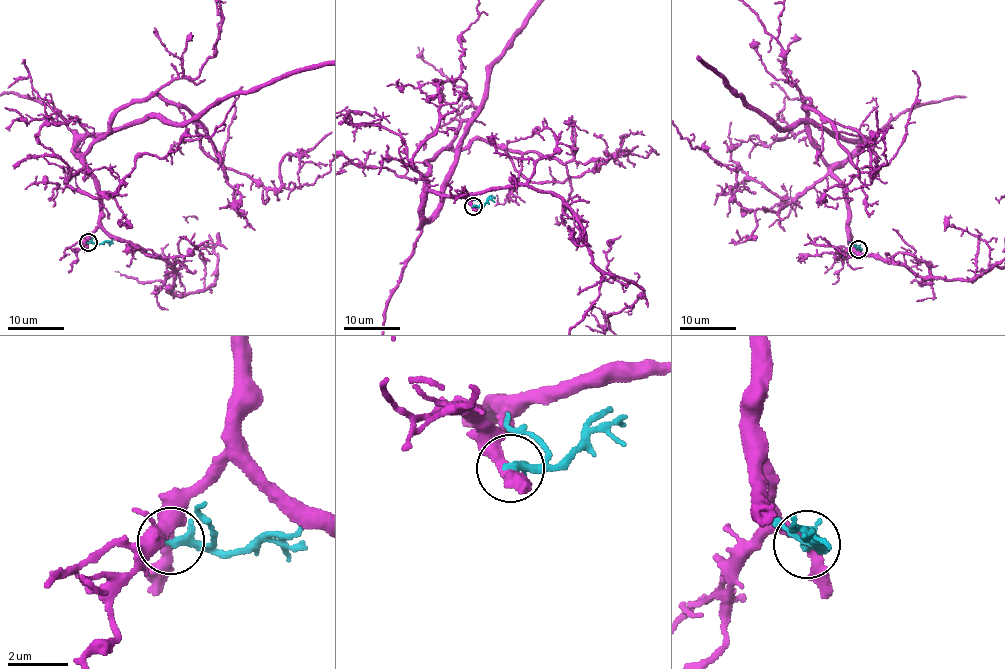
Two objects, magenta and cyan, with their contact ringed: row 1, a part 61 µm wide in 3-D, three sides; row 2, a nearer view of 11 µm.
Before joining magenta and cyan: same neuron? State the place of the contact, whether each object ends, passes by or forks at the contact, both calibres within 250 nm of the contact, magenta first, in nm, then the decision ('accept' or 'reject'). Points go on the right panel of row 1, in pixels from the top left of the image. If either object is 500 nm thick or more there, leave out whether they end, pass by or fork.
place (858, 249); magenta passes by; cyan ends; calibres 360 and 340 nm; reject

